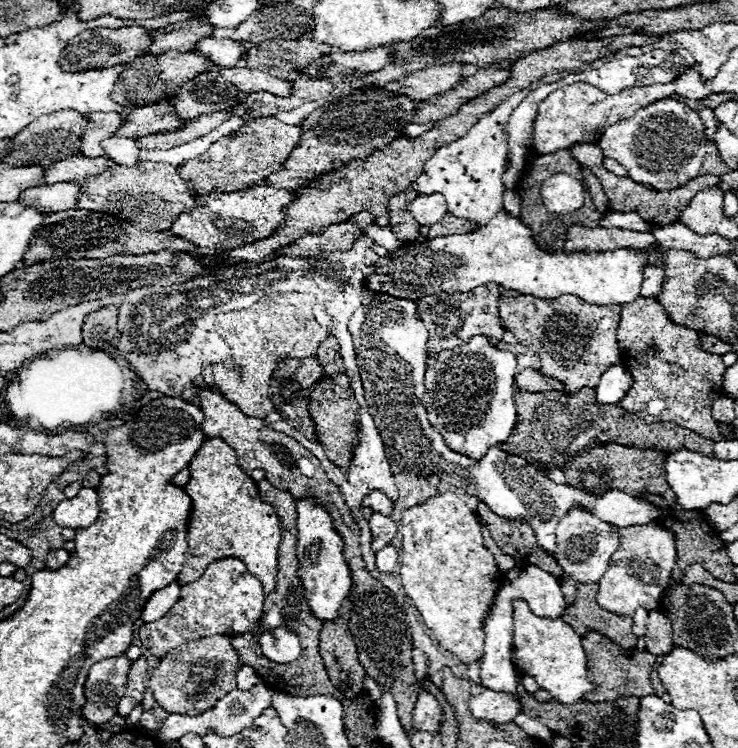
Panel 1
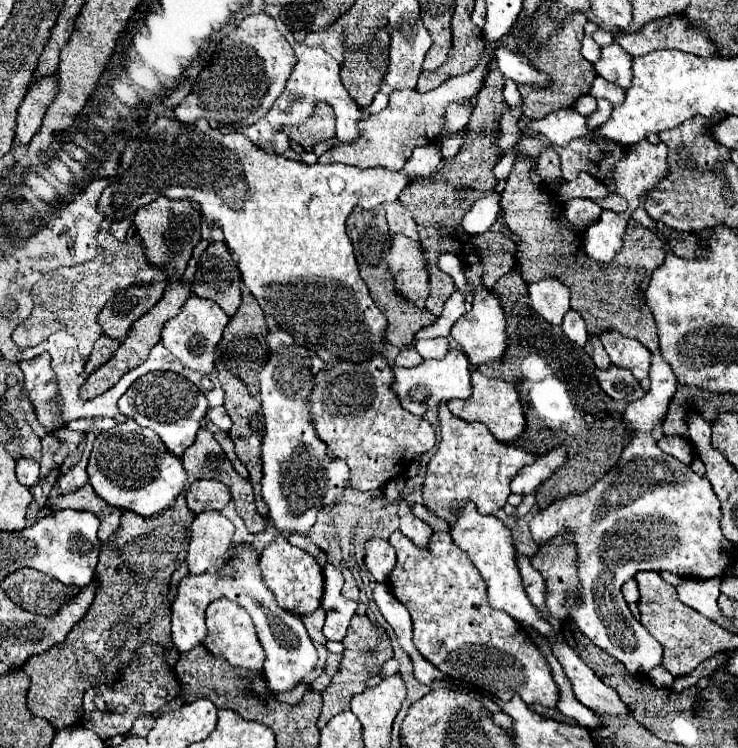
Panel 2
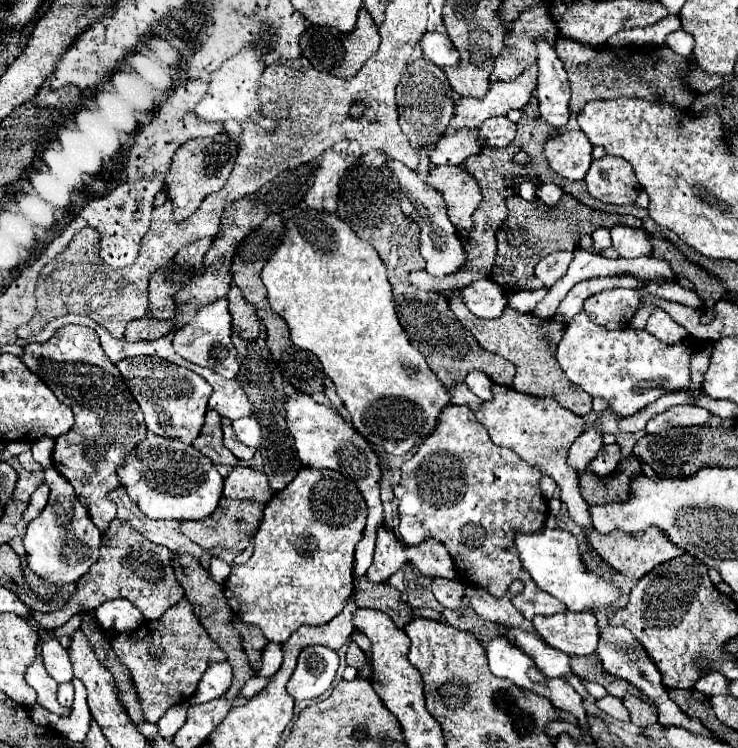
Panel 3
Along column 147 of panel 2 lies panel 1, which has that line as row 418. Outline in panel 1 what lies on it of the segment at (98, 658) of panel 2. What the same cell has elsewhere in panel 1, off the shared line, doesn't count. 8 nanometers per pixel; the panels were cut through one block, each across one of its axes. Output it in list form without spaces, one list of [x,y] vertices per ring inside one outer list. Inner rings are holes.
[[[582,388],[576,396],[548,390],[548,392],[516,392],[516,428],[512,436],[500,446],[504,452],[524,458],[530,466],[546,472],[554,466],[562,468],[570,458],[586,452],[590,444],[620,444],[628,448],[652,448],[660,452],[672,452],[672,448],[692,448],[714,456],[714,442],[692,430],[686,430],[674,422],[646,422],[636,412],[628,412],[616,404],[600,404],[594,388]]]

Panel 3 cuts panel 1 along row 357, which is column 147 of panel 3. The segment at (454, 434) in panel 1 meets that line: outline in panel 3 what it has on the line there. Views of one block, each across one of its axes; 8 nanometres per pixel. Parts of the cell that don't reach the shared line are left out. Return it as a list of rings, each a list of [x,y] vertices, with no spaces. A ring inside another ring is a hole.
[[[148,436],[142,444],[138,444],[132,454],[128,454],[124,468],[120,468],[120,482],[126,488],[128,496],[140,506],[140,510],[154,520],[202,520],[208,518],[220,498],[224,496],[224,478],[218,474],[214,464],[198,452],[194,446],[186,446],[178,440],[162,438],[162,436]]]

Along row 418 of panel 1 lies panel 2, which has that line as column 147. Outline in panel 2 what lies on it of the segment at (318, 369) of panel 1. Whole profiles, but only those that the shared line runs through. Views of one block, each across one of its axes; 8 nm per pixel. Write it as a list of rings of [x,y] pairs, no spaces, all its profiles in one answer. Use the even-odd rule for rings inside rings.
[[[168,280],[144,286],[130,286],[116,292],[98,314],[98,324],[104,336],[122,342],[130,326],[162,298],[166,284]]]

